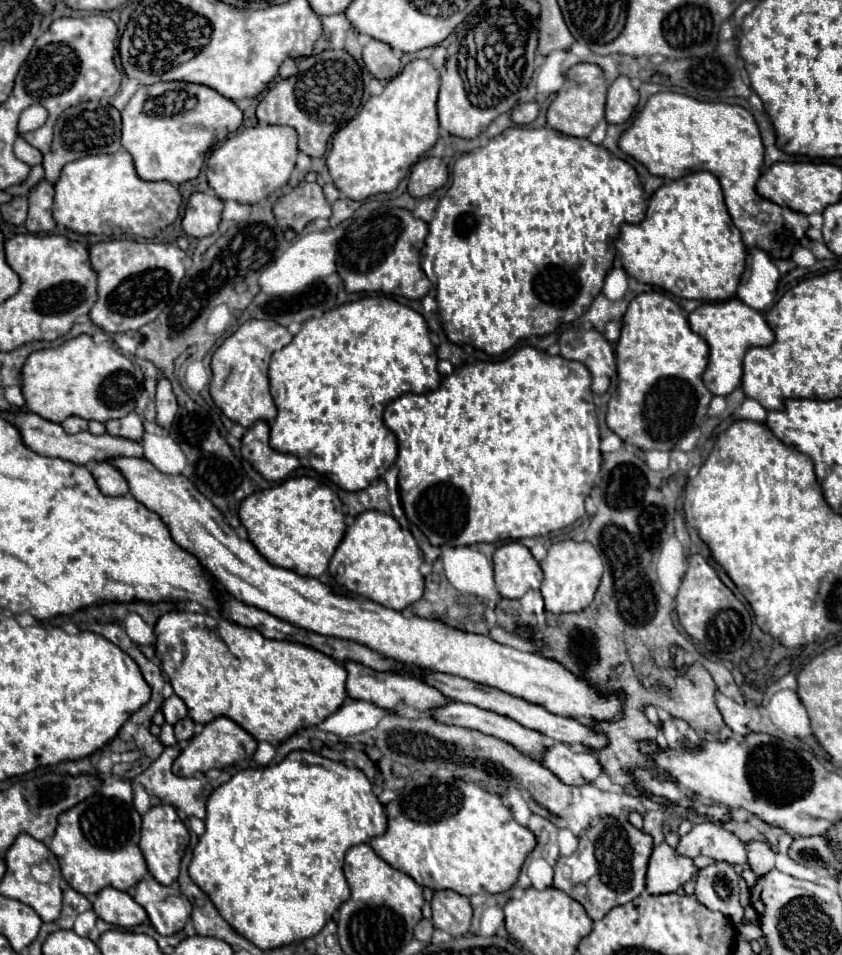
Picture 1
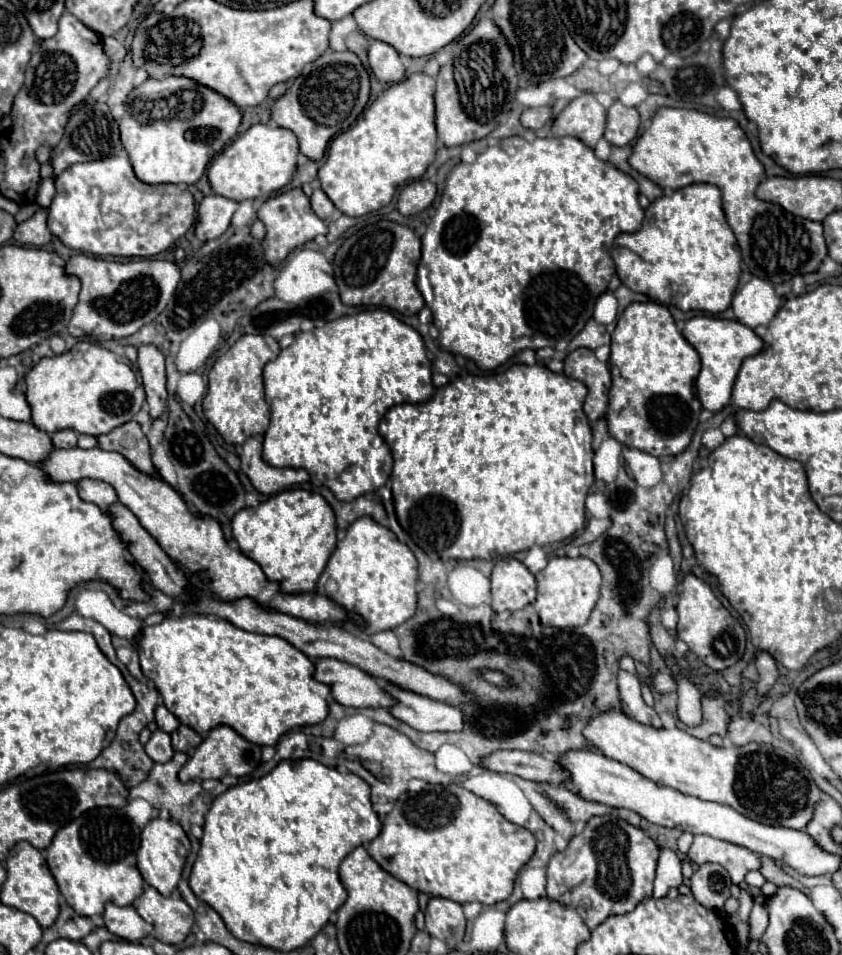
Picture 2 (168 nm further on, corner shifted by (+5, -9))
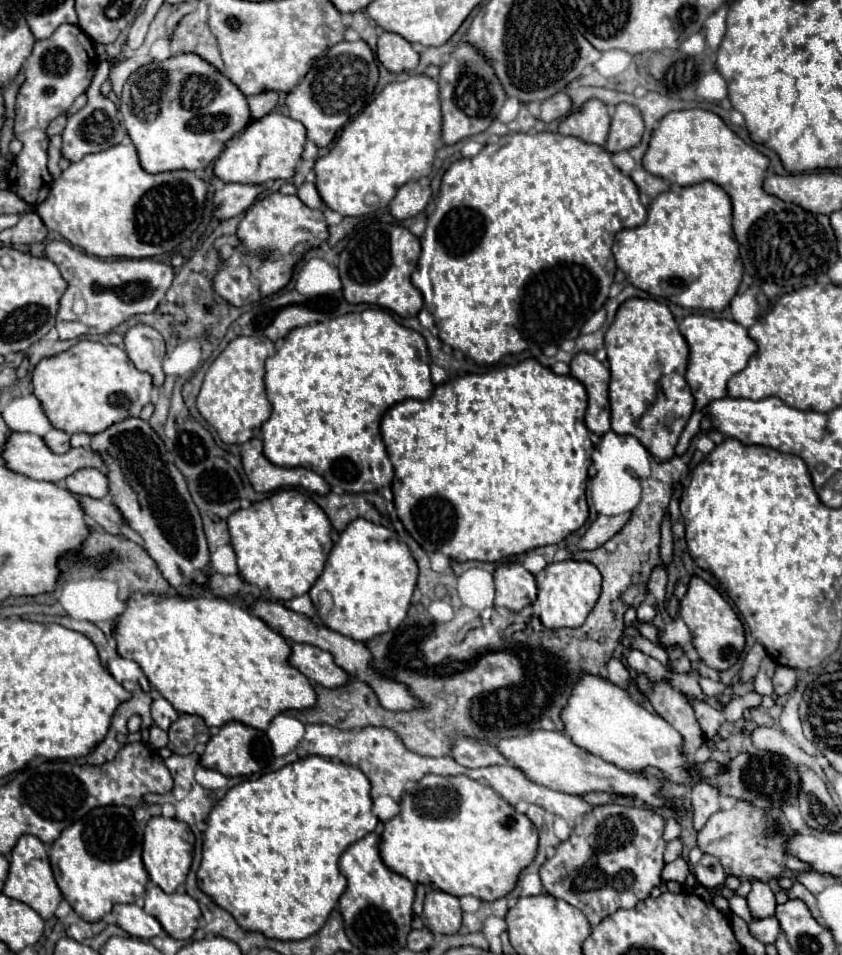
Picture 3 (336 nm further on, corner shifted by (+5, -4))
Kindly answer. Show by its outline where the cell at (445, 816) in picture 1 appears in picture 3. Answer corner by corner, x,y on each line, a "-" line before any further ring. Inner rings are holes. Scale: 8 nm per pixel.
426,775
422,781
436,781
438,785
418,787
402,795
402,811
384,823
380,843
382,861
394,873
404,875
412,883
422,883
456,897
472,895
482,901
496,901
508,895
516,887
520,871
526,869
536,857
538,831
532,821
524,813
518,813
492,787
480,785
466,775

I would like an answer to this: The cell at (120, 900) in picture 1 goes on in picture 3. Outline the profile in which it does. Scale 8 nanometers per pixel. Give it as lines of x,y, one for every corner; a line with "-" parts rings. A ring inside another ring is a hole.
134,903
132,905
114,905
112,913
116,917
116,923
132,937
152,939
152,937
158,937
164,933
162,925

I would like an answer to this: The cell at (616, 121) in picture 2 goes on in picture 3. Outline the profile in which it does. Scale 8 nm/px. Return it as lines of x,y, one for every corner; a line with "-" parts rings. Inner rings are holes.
620,103
616,105
616,113
612,117
610,135
604,149
608,153
628,151
640,143
642,133
644,133
644,121
640,111
628,103

